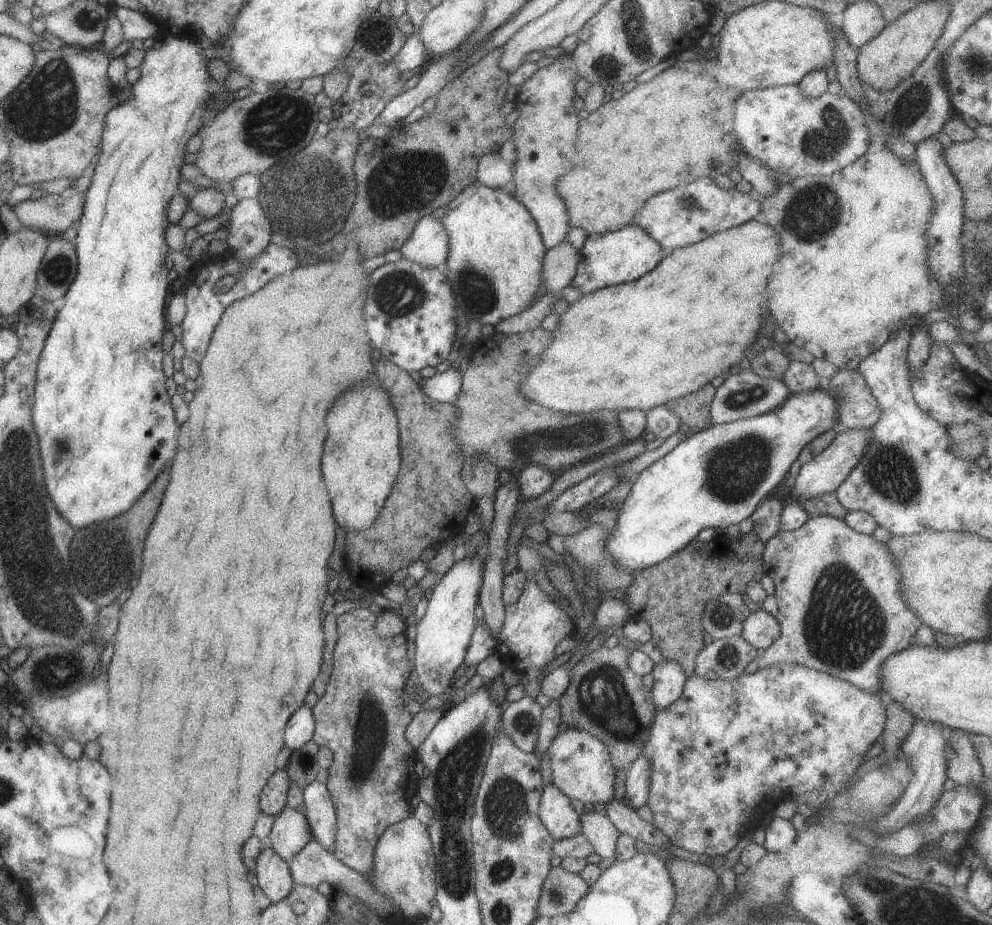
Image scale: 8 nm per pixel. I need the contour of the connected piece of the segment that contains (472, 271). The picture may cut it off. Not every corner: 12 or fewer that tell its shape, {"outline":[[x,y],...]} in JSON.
{"outline":[[477,180],[439,219],[445,276],[481,325],[540,295],[546,248],[510,194]]}

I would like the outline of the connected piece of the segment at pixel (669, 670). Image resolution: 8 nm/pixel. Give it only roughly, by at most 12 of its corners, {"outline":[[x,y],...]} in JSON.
{"outline":[[677,661],[654,664],[652,699],[661,710],[681,694],[686,676]]}

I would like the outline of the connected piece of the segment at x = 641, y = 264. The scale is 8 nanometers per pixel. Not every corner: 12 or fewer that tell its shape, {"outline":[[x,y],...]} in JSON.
{"outline":[[634,223],[591,233],[571,286],[637,280],[666,253]]}

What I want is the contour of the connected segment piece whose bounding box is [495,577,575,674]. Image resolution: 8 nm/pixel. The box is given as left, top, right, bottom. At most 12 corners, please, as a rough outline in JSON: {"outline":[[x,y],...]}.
{"outline":[[531,577],[495,650],[520,674],[555,658],[575,621]]}

